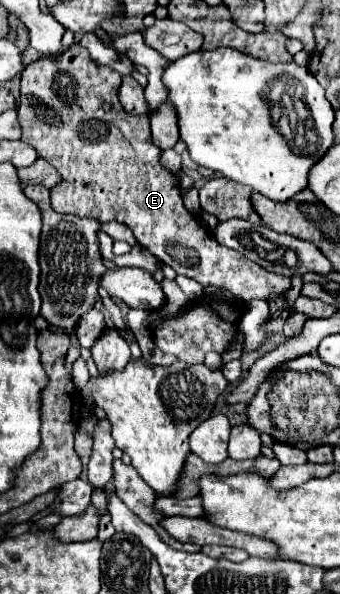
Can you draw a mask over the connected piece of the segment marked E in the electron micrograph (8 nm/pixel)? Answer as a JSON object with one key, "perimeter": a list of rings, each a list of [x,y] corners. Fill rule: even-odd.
{"perimeter":[[[77,43],[65,49],[59,57],[39,57],[21,73],[21,97],[19,97],[19,123],[23,127],[23,141],[35,147],[37,155],[49,161],[61,175],[61,183],[51,187],[51,205],[57,213],[73,213],[79,217],[91,217],[101,223],[119,221],[131,227],[137,243],[153,253],[159,261],[169,265],[179,275],[187,275],[203,287],[225,289],[231,295],[251,301],[267,299],[269,293],[285,293],[291,287],[291,279],[271,273],[261,265],[249,261],[241,253],[219,245],[197,223],[197,217],[183,207],[179,179],[161,167],[161,149],[151,141],[151,127],[147,115],[127,115],[117,99],[121,75],[91,59],[89,51]]]}

